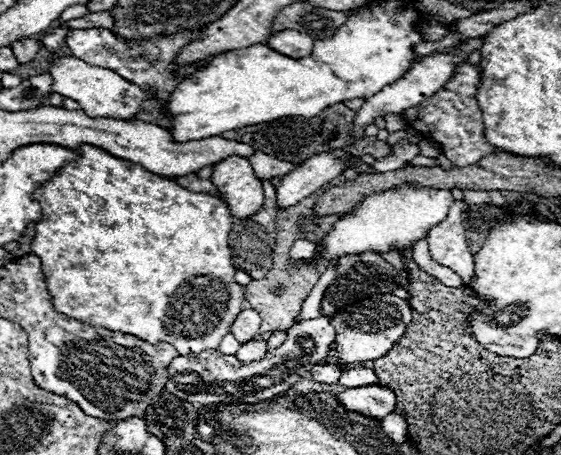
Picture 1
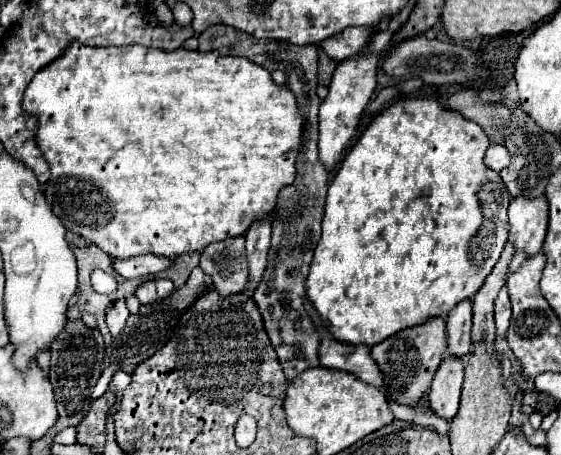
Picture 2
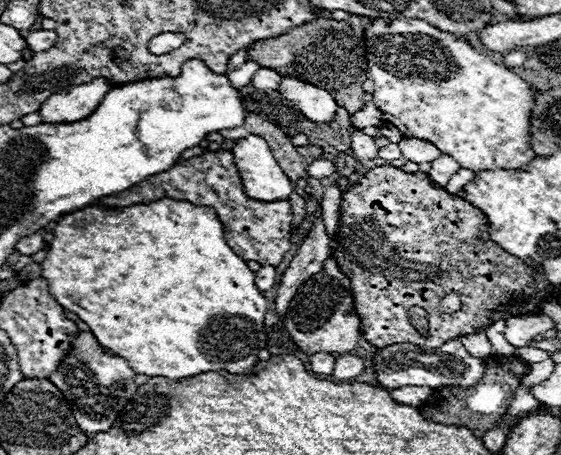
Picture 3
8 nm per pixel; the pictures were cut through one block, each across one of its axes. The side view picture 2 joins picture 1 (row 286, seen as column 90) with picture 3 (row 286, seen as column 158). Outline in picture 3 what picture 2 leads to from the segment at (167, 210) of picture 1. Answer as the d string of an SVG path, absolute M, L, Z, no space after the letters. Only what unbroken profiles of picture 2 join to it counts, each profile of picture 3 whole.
M162 198L150 204L134 204L126 208L104 208L104 206L86 206L86 210L76 210L74 214L64 214L58 218L54 228L54 240L50 242L50 252L46 260L42 262L42 276L48 280L50 294L58 304L62 304L66 310L80 316L82 322L88 324L96 340L116 354L124 356L128 360L128 366L136 374L146 376L166 376L170 380L182 380L190 378L202 372L210 370L226 370L226 372L238 372L244 374L252 370L258 362L258 352L266 346L266 328L264 328L264 316L268 310L268 302L258 292L254 284L254 272L246 266L246 260L236 256L232 248L224 240L222 224L212 208L194 206L190 202L178 202L172 198Z

